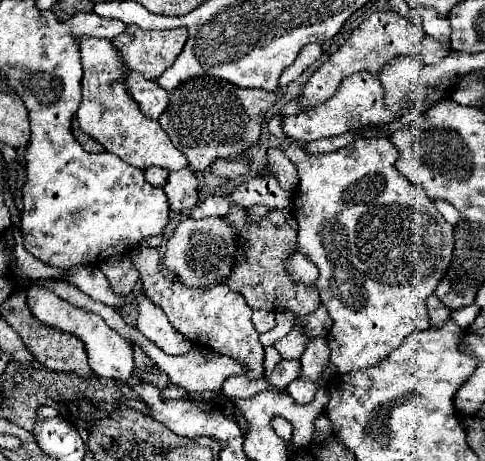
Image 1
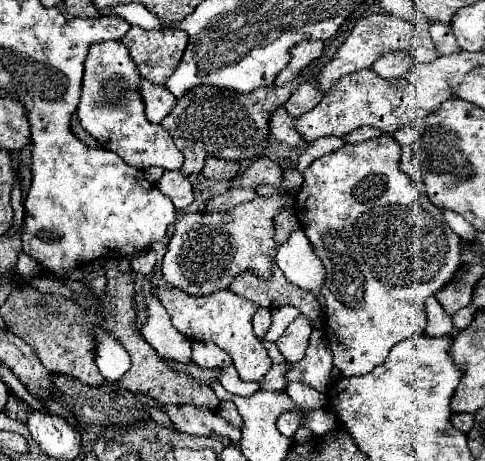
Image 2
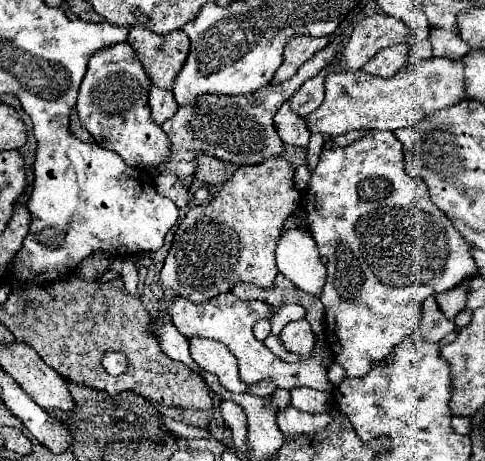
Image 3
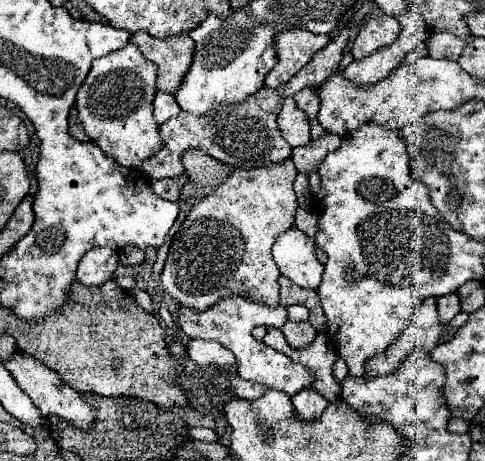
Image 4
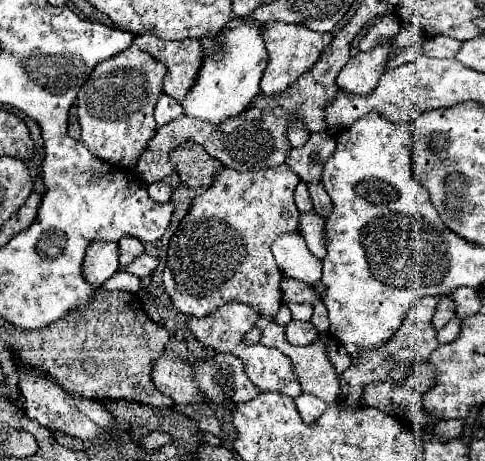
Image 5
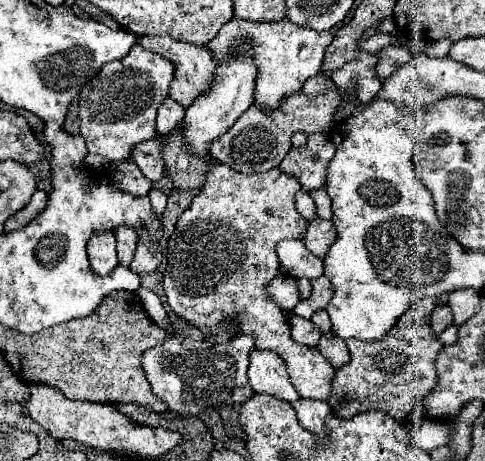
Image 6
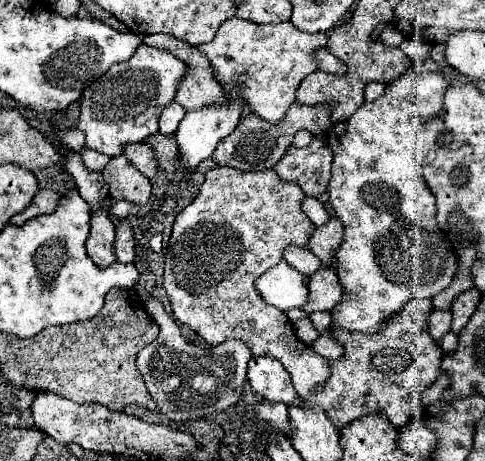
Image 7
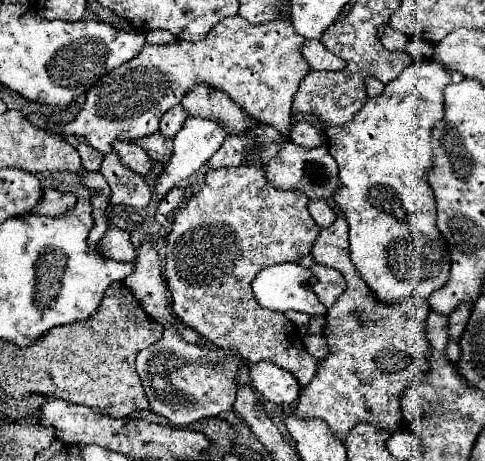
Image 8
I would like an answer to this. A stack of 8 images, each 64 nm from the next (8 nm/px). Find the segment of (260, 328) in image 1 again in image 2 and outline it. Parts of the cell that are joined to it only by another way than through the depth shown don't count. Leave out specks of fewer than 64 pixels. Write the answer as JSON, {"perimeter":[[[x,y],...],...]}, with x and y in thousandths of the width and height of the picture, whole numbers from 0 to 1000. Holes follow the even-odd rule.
{"perimeter":[[[536,668],[532,681],[524,685],[524,716],[528,716],[528,729],[532,733],[544,733],[544,725],[553,720],[557,711],[557,672],[553,668]]]}

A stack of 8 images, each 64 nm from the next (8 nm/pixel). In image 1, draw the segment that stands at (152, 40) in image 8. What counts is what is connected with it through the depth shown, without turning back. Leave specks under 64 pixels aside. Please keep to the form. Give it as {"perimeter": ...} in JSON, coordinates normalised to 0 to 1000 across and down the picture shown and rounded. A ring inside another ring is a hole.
{"perimeter":[[[264,56],[260,69],[247,74],[247,78],[239,78],[231,91],[252,113],[252,126],[264,139],[268,152],[289,156],[305,174],[322,174],[371,121],[384,87],[388,87],[388,69],[375,65],[375,61],[371,65],[367,61],[359,61],[359,65],[293,65],[285,56]]]}

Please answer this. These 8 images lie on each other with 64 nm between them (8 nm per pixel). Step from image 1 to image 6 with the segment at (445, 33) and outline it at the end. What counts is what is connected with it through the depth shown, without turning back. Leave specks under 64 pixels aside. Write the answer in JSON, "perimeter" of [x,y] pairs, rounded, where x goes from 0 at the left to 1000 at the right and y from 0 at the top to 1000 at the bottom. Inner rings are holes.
{"perimeter":[[[907,87],[878,100],[878,117],[891,126],[915,126],[924,117],[924,104],[932,100],[932,87]]]}

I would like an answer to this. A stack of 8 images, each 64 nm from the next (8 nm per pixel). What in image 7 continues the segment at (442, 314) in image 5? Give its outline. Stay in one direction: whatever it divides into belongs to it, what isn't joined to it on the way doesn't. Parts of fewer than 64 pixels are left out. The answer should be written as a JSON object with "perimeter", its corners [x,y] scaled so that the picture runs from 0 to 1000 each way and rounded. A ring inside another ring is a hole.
{"perimeter":[[[895,672],[887,681],[882,716],[899,746],[911,746],[911,733],[928,720],[928,698],[932,698],[932,681],[924,672]]]}

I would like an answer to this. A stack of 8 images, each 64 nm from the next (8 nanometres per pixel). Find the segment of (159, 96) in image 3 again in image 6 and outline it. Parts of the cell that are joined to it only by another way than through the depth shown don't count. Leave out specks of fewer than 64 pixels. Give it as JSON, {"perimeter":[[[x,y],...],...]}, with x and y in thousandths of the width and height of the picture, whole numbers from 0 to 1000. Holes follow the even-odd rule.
{"perimeter":[[[351,213],[342,226],[334,226],[326,234],[326,256],[322,256],[326,260],[322,265],[326,286],[330,291],[351,291],[375,265],[375,256],[379,256],[379,234]]]}

